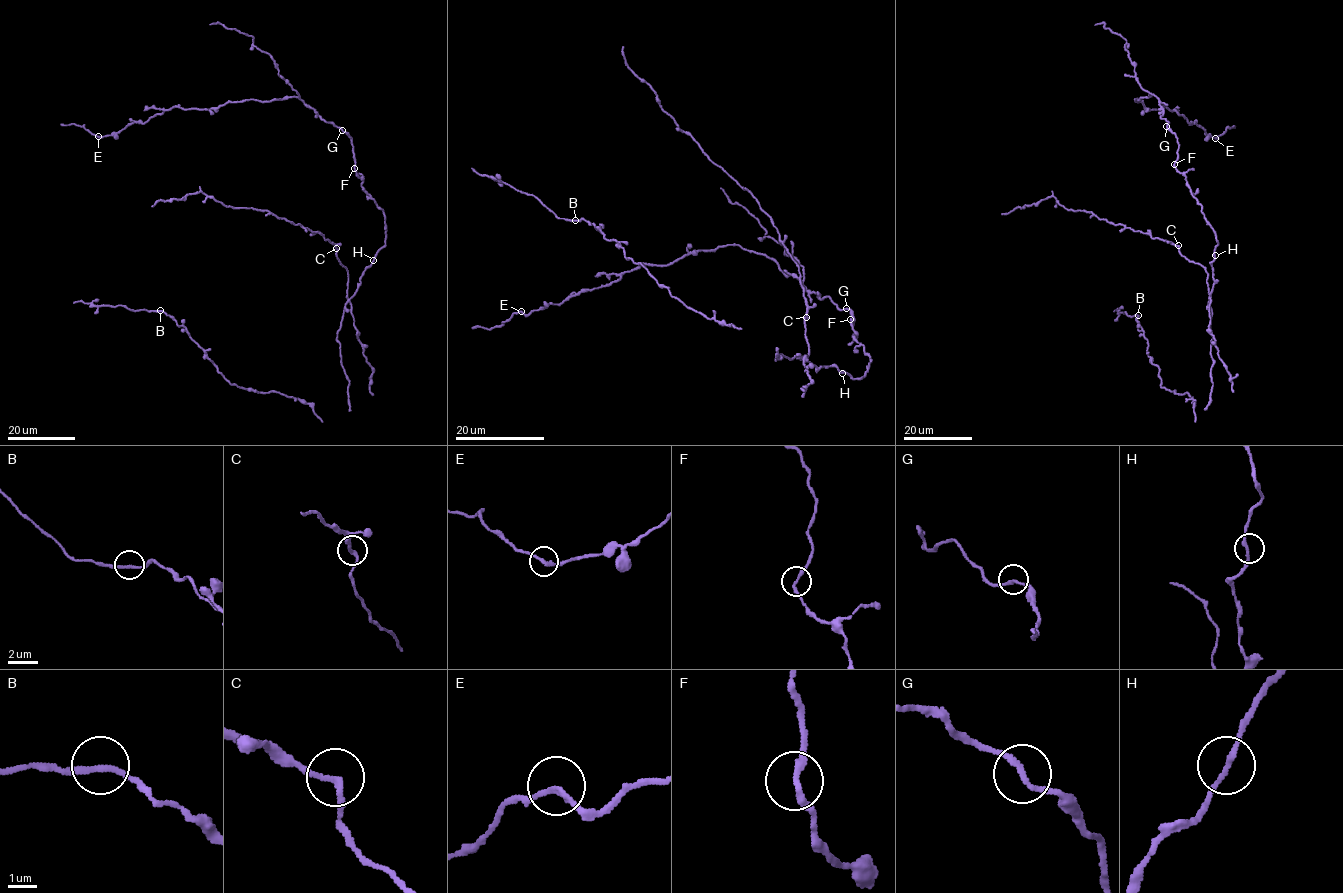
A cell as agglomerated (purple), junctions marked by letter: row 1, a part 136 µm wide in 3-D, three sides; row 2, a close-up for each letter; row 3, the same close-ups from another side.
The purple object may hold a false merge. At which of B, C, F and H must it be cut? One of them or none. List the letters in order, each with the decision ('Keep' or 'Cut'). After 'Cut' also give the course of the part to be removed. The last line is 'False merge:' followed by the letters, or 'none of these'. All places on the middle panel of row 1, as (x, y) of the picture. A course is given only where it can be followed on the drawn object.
B: Keep
C: Keep
F: Keep
H: Keep
False merge: none of these

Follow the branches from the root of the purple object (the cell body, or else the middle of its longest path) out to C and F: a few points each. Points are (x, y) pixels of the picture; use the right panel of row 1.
C: (1214, 255), (1211, 263), (1214, 283), (1210, 296), (1205, 269), (1183, 256), (1178, 245)
F: (1214, 255), (1218, 243), (1215, 232), (1191, 193), (1186, 177), (1174, 164)

